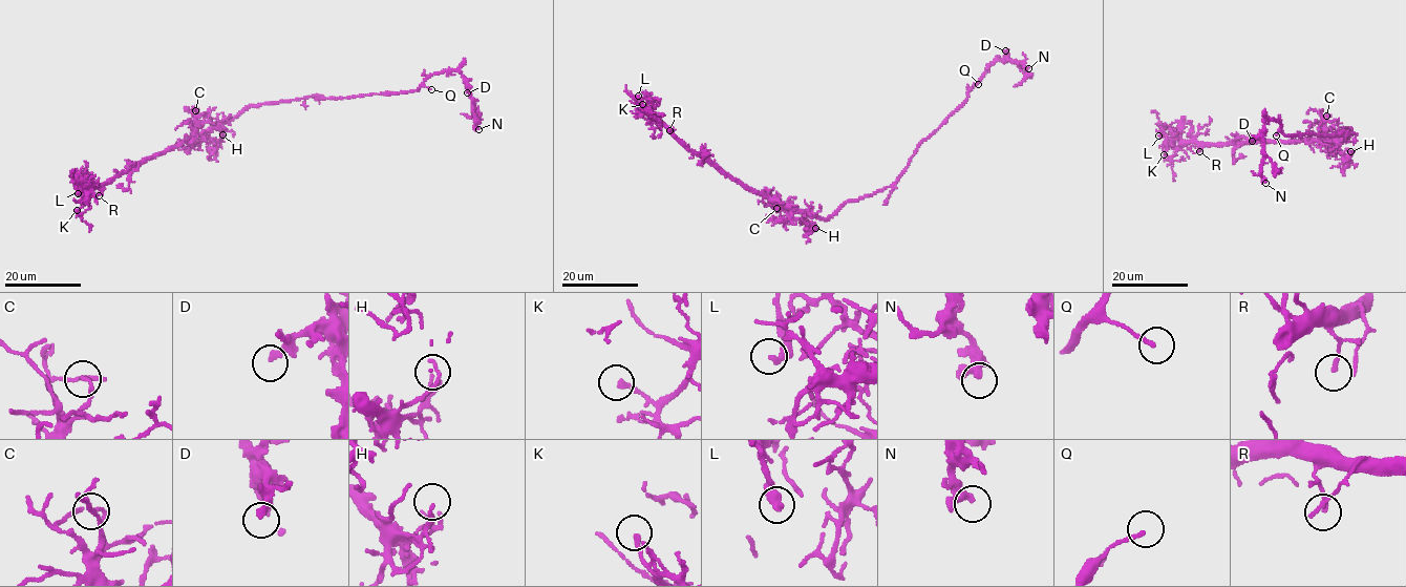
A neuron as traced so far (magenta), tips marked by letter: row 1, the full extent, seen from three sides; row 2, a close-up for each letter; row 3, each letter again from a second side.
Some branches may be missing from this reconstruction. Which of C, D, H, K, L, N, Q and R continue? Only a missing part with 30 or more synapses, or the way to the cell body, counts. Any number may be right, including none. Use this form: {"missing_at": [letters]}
{"missing_at": ["N"]}

